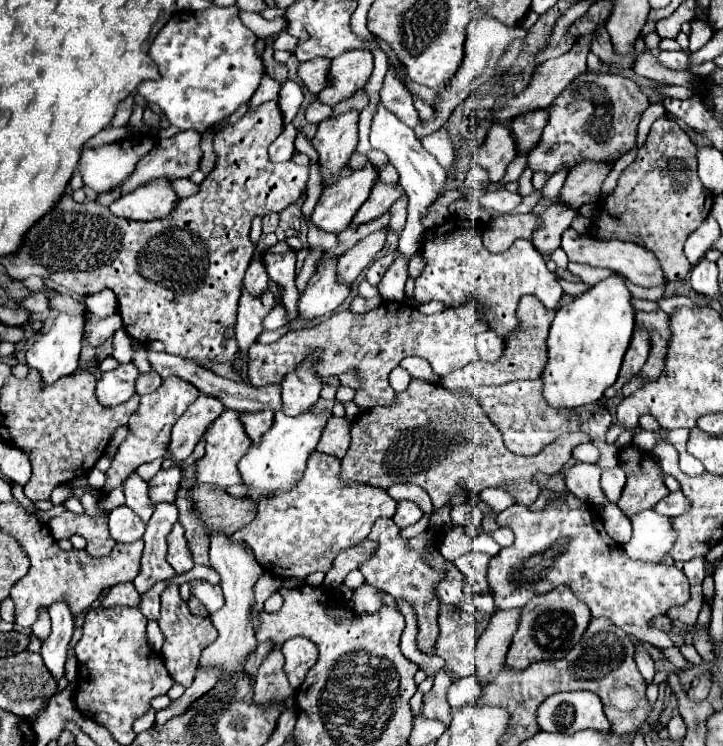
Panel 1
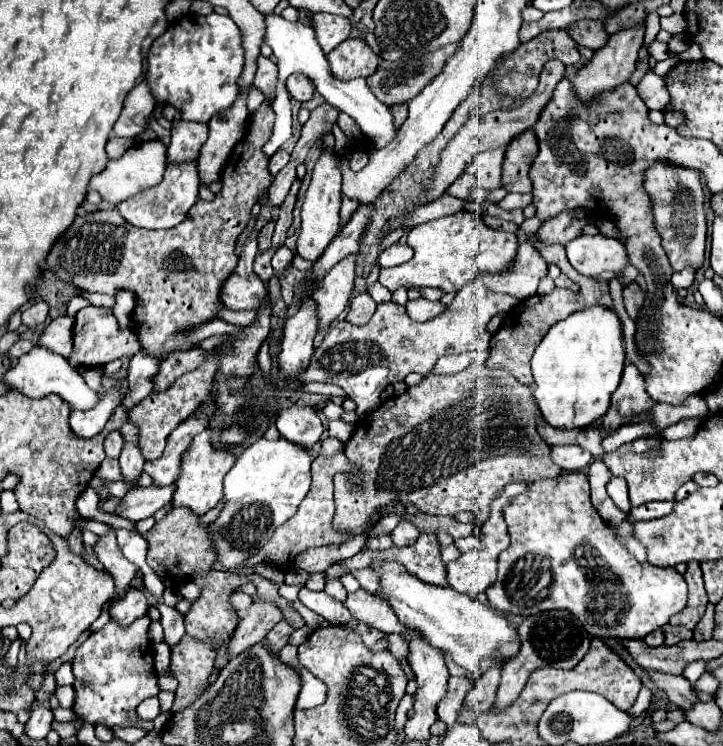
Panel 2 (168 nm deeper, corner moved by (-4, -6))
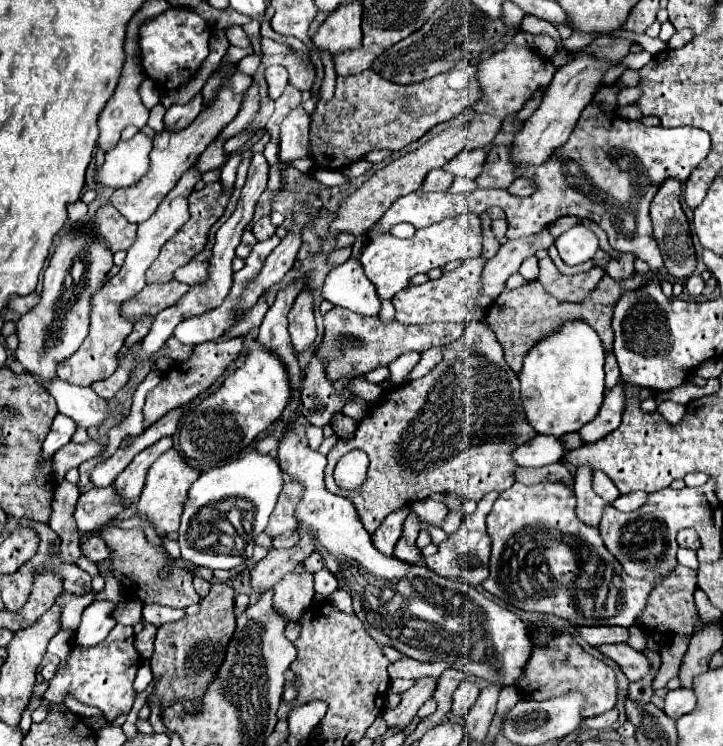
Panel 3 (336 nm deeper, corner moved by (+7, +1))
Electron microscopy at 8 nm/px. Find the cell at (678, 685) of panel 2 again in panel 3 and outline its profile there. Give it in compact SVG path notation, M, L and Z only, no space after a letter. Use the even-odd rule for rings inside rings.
M611 643L611 645L601 645L597 647L605 657L613 659L621 671L627 675L629 681L639 681L641 677L645 677L649 673L649 661L641 651L631 649L625 643Z

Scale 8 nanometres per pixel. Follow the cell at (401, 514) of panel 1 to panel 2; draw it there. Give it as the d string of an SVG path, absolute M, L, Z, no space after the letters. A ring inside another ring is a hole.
M400 522L394 530L392 530L392 540L396 546L408 546L412 542L416 542L416 538L420 536L420 530L416 530L416 526L412 526L410 522Z

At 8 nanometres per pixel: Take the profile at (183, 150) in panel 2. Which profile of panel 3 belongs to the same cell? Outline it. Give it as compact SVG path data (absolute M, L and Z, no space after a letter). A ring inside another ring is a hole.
M197 93L189 103L173 105L171 109L167 109L167 113L165 113L165 127L173 129L173 131L185 129L187 125L193 123L193 119L201 113L201 109L203 109L203 95Z

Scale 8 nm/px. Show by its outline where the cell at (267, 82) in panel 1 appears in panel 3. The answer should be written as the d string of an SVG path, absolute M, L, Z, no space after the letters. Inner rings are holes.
M231 25L231 27L225 31L225 35L227 35L227 41L229 41L231 45L249 47L249 37L245 35L245 31L243 31L239 25Z

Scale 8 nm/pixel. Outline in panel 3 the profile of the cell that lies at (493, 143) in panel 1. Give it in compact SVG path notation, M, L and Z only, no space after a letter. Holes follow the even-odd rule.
M469 149L469 151L461 151L459 155L455 155L449 163L445 163L441 169L455 175L455 177L467 177L467 179L475 179L481 171L483 171L483 163L485 163L485 151L483 149Z

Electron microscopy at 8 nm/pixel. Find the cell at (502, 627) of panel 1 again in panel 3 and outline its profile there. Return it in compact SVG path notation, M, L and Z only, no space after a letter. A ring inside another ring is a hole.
M465 679L465 681L457 687L457 691L455 691L455 695L453 695L451 713L453 713L455 717L463 719L463 717L467 715L467 711L475 705L477 697L479 697L479 687L477 687L477 683L475 683L473 679Z

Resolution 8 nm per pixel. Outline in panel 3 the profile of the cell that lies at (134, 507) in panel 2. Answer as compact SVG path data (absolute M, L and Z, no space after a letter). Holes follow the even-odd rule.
M89 487L77 499L77 505L73 511L75 527L81 535L95 533L123 509L125 507L119 503L119 495L113 489Z

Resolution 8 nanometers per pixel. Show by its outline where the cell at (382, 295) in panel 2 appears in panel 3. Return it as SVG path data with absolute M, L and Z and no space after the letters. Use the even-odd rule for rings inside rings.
M349 257L345 263L327 273L321 287L321 297L335 307L343 307L367 317L377 315L381 309L377 291L355 257Z

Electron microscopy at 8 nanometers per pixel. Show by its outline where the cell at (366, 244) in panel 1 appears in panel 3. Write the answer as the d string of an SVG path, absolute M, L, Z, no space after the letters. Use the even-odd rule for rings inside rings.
M305 289L297 295L295 305L289 311L289 335L291 335L295 355L311 349L311 345L317 339L315 317L313 317L313 299L311 299L309 289Z

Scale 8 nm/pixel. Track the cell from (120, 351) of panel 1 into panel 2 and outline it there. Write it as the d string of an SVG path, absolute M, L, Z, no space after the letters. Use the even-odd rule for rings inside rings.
M122 290L116 294L113 314L118 320L121 329L130 327L129 315L133 311L135 304L136 300L130 291Z

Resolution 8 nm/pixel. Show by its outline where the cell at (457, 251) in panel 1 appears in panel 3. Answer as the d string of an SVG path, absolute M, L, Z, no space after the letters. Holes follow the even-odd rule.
M467 213L451 219L443 219L441 223L433 223L429 227L417 229L411 239L397 239L391 233L369 233L365 249L359 257L365 275L377 289L381 301L391 301L395 293L410 284L411 277L417 273L427 273L431 269L443 269L449 261L457 259L475 259L481 255L481 221L477 215Z

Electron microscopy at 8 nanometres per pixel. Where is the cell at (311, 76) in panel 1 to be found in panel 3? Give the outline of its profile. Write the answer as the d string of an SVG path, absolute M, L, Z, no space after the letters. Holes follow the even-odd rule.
M271 65L271 67L265 69L265 81L267 81L269 97L271 97L271 99L277 99L277 97L285 91L285 87L287 87L287 83L289 83L289 75L287 75L285 67L281 67L281 65Z

